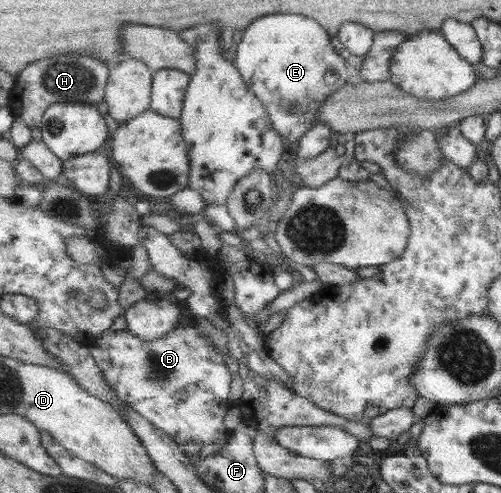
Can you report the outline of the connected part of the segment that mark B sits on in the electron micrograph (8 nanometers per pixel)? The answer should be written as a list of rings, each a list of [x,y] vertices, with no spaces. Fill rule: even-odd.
[[[189,319],[186,324],[180,324],[166,338],[154,341],[140,339],[129,329],[104,333],[92,342],[89,348],[98,365],[104,369],[108,384],[145,418],[152,420],[160,429],[168,432],[179,444],[184,445],[194,441],[201,446],[220,445],[220,450],[228,448],[232,431],[226,427],[224,419],[228,410],[237,406],[232,400],[232,383],[234,375],[228,369],[228,363],[222,363],[222,352],[210,337],[206,337],[196,328],[196,319]]]

